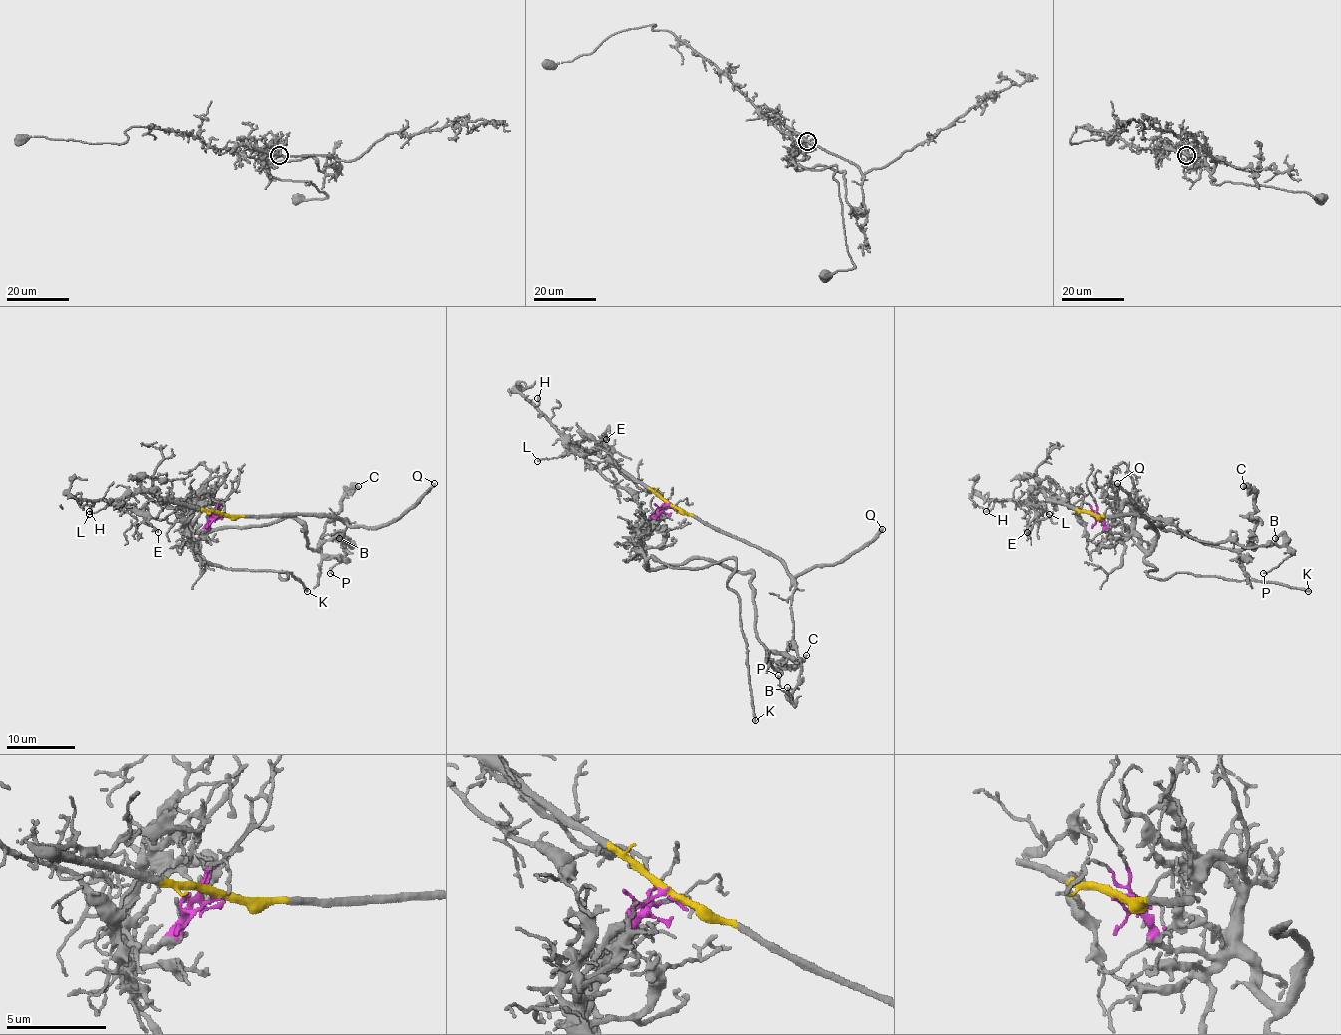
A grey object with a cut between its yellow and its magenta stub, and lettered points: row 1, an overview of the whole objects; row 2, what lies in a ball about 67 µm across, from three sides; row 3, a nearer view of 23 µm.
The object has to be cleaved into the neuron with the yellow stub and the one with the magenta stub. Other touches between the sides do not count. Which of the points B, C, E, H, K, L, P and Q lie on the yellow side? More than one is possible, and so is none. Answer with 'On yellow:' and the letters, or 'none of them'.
On yellow: B, E, H, L, P, Q

